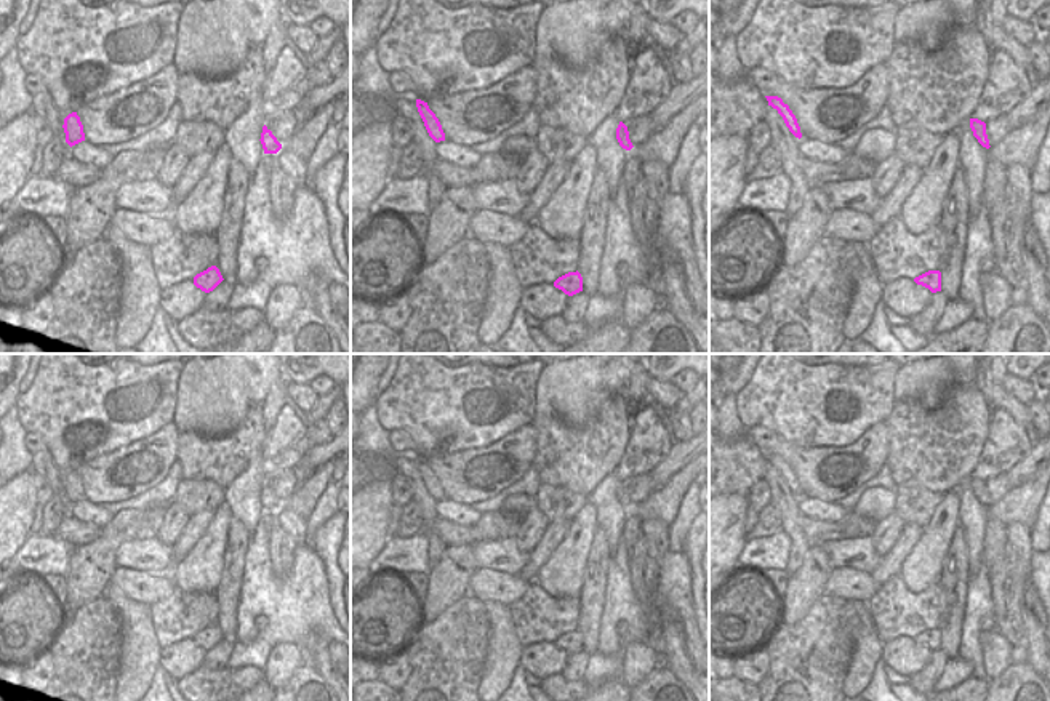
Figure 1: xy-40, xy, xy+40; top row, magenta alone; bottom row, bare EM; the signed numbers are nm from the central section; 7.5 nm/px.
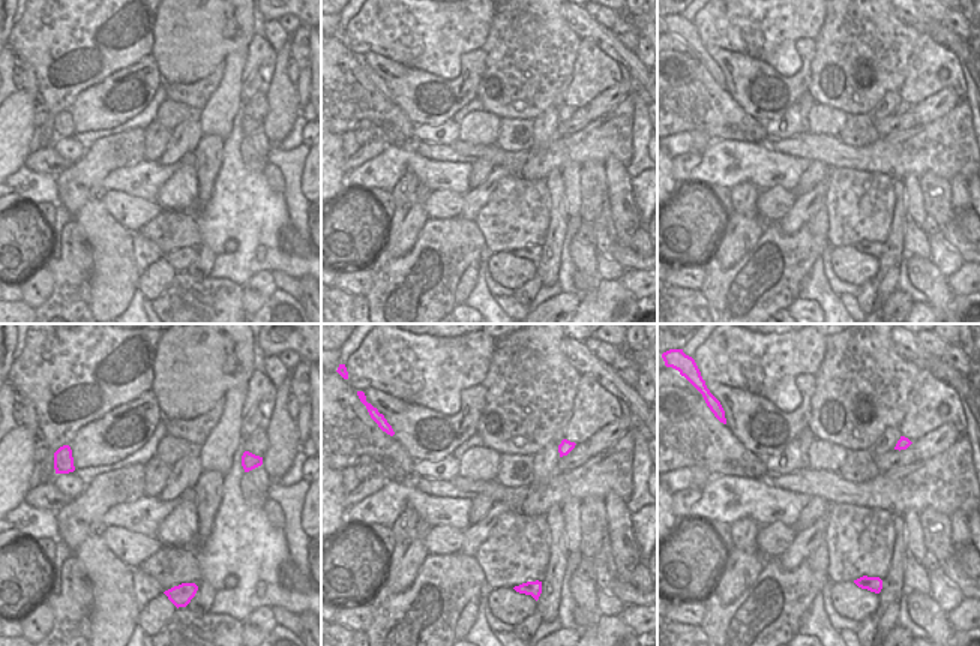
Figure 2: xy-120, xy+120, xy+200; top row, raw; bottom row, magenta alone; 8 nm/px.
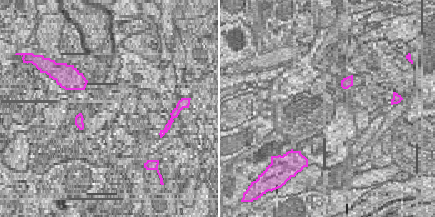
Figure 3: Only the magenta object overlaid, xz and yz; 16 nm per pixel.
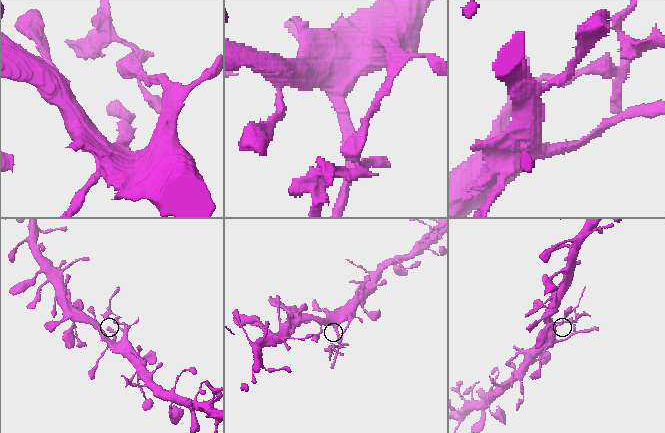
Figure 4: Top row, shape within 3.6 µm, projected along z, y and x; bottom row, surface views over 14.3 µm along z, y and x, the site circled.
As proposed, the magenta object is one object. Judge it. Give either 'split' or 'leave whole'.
split

